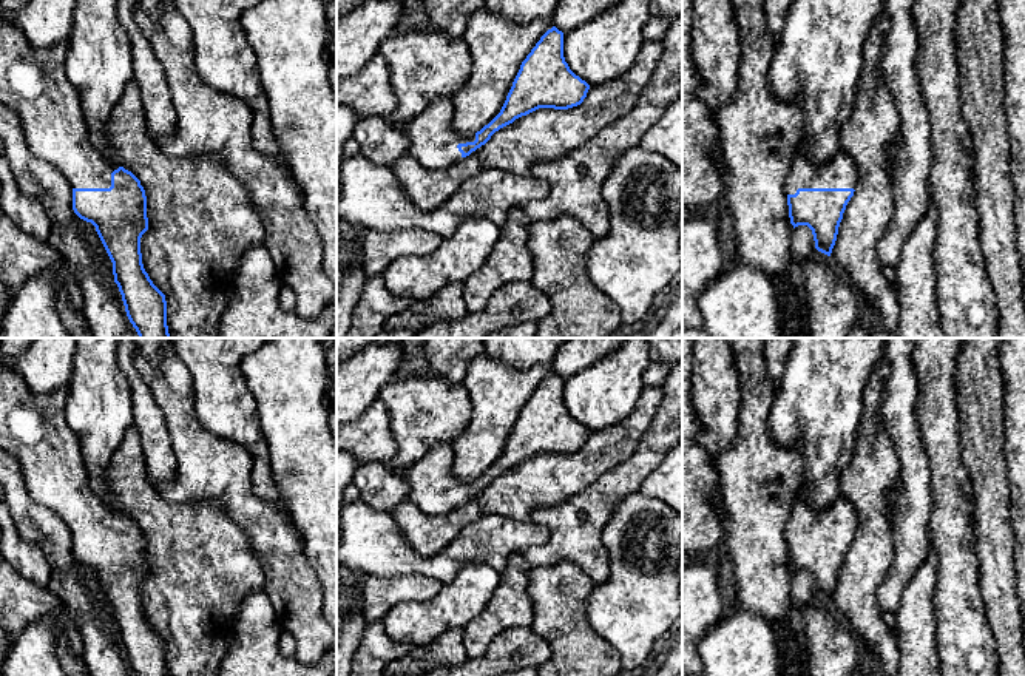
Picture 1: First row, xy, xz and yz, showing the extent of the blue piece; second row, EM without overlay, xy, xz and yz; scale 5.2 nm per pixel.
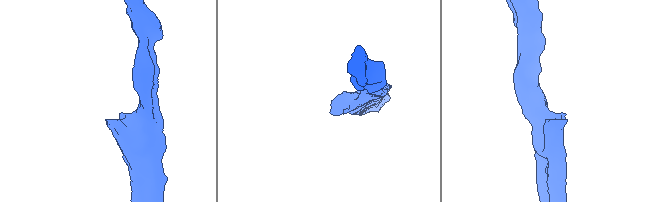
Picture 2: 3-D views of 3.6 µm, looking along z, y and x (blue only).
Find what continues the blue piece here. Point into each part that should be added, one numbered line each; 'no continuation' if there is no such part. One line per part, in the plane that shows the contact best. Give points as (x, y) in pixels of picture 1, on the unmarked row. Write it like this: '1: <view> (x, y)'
1: yz (840, 517)

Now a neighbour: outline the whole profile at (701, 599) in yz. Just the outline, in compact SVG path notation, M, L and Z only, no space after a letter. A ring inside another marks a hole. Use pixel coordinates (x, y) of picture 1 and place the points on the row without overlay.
M682 560L682 676L702 671L698 645L722 613L718 576L704 560Z

